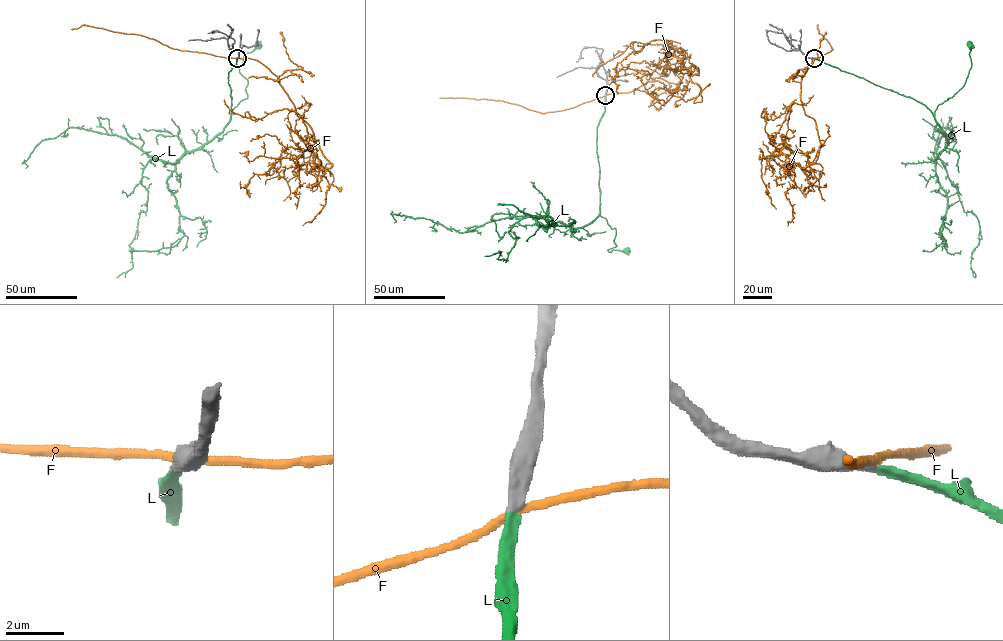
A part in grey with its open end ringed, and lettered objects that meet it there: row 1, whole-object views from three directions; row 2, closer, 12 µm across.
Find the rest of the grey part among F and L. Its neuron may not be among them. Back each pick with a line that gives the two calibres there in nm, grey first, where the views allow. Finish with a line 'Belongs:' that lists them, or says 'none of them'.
L: 400/320 nm
Belongs: L

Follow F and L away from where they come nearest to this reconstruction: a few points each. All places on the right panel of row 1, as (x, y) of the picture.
F: (814, 58), (800, 100), (821, 144), (804, 168), (770, 142), (764, 108), (761, 116), (773, 120), (796, 99)
L: (814, 58), (910, 97), (934, 115), (938, 105), (964, 85), (971, 66), (970, 45)

